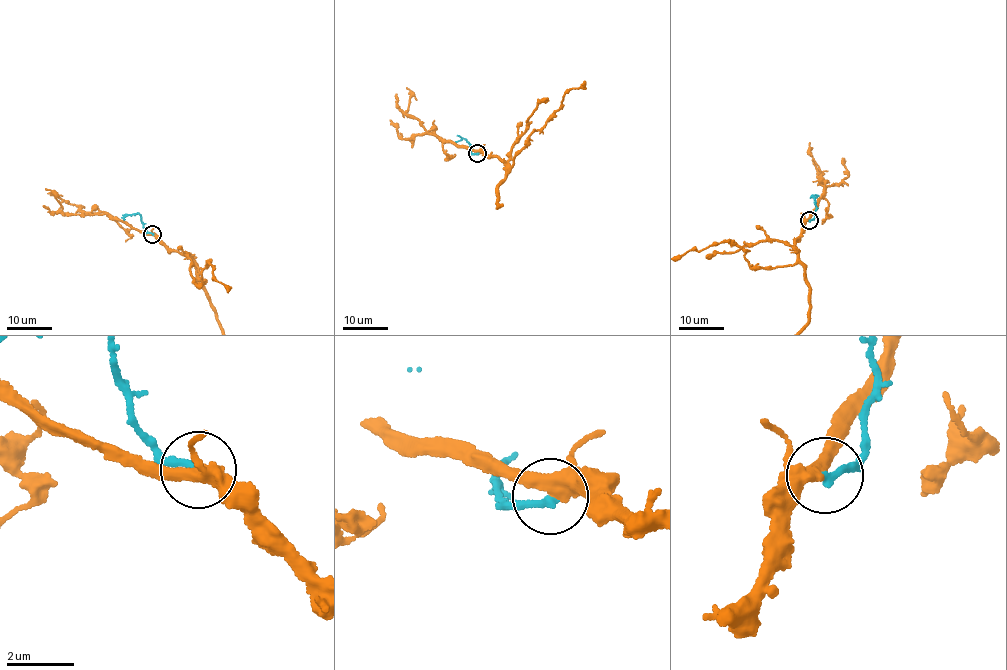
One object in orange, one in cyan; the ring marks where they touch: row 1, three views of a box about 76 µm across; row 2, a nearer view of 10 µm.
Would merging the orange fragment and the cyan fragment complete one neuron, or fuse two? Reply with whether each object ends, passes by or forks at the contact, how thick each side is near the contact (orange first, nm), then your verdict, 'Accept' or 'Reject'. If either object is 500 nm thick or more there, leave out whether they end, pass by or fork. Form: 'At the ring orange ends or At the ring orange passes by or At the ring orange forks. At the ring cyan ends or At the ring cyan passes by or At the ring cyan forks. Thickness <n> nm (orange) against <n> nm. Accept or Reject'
At the ring orange forks. At the ring cyan ends. Thickness 320 nm (orange) against 240 nm. Reject

